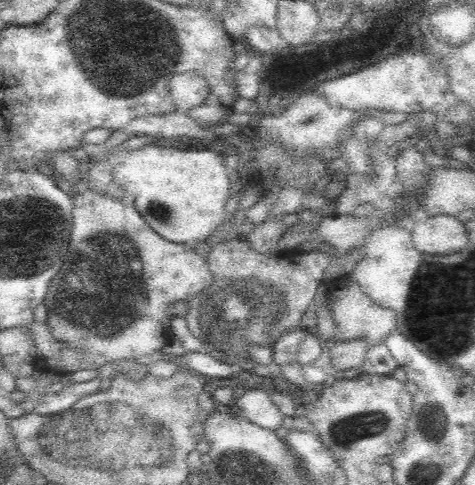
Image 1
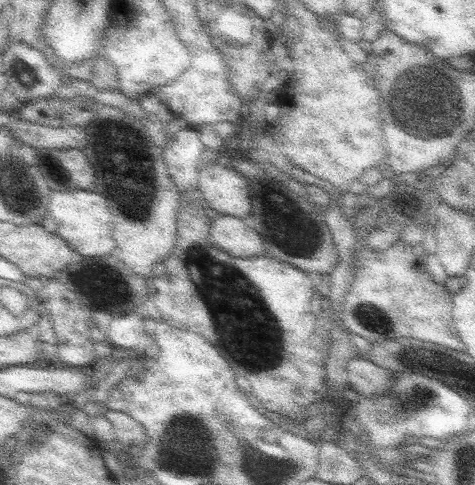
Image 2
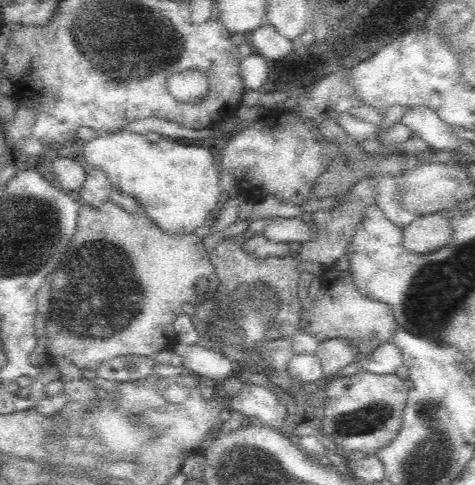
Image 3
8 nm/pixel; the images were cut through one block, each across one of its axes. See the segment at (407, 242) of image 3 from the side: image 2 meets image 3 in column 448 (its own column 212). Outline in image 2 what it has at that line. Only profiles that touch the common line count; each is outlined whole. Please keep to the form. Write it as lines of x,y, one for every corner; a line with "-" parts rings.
211,216
211,222
205,226
211,242
237,258
251,258
265,254
265,244
261,236
251,228
247,220
233,216

